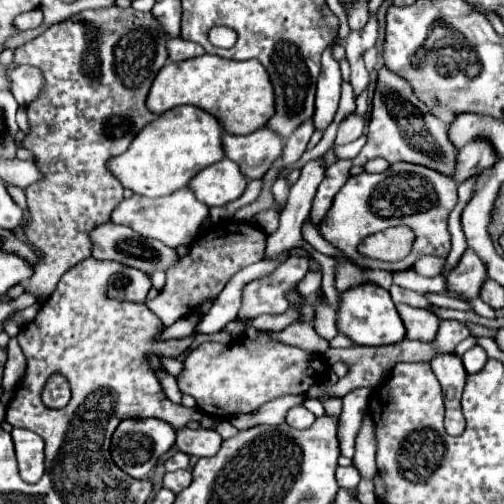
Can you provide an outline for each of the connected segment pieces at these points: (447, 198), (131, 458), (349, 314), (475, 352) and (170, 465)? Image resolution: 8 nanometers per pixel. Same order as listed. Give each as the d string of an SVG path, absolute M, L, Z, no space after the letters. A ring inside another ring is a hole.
M394 163L384 173L366 173L354 175L346 181L346 185L336 193L334 203L320 225L322 237L332 241L336 249L346 253L348 259L358 263L360 267L370 269L386 269L386 271L402 271L410 269L414 261L422 255L440 255L446 257L450 253L450 231L448 231L448 215L458 203L458 185L444 177L438 171L432 171L422 165L412 163ZM394 225L408 225L416 233L412 253L398 263L384 263L376 259L366 259L358 253L358 243L370 233L384 231Z
M128 419L128 421L122 421L114 431L112 459L130 477L146 479L148 473L152 471L152 467L156 465L156 461L174 445L174 441L176 441L176 431L166 421L160 421L160 419Z
M358 285L342 293L342 305L338 311L338 329L356 341L356 345L390 345L406 339L406 327L390 299L390 293L378 285Z
M476 345L476 347L468 349L462 355L462 361L464 361L464 367L466 367L468 373L478 373L478 371L484 369L484 365L488 361L488 355L486 355L486 351L480 345Z
M174 453L168 461L166 461L166 471L176 471L176 469L188 469L190 467L190 457L186 453Z

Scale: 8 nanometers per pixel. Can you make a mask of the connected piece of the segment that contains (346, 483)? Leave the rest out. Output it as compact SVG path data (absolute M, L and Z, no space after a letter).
M338 467L336 469L336 481L338 481L338 485L340 487L344 487L344 489L350 489L350 491L354 491L356 489L356 485L360 483L360 473L358 473L358 469L356 467Z

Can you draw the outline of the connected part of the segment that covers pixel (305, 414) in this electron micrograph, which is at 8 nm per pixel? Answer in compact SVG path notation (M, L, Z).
M298 405L298 407L292 407L286 415L286 423L294 429L308 429L312 423L316 421L314 413L310 413L306 407Z

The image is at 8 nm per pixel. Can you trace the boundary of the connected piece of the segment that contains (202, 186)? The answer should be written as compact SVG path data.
M224 157L222 163L214 163L212 167L200 171L200 175L192 179L190 189L196 191L196 197L202 203L214 207L238 199L244 193L246 185L248 185L248 177L242 175L240 167L234 161Z

